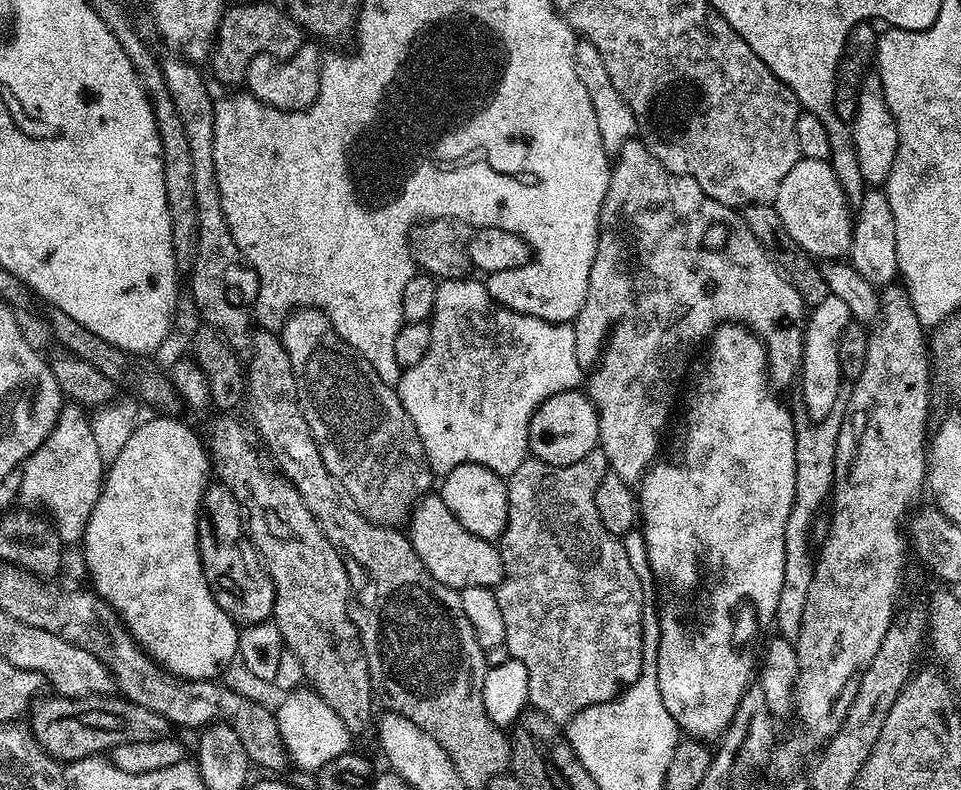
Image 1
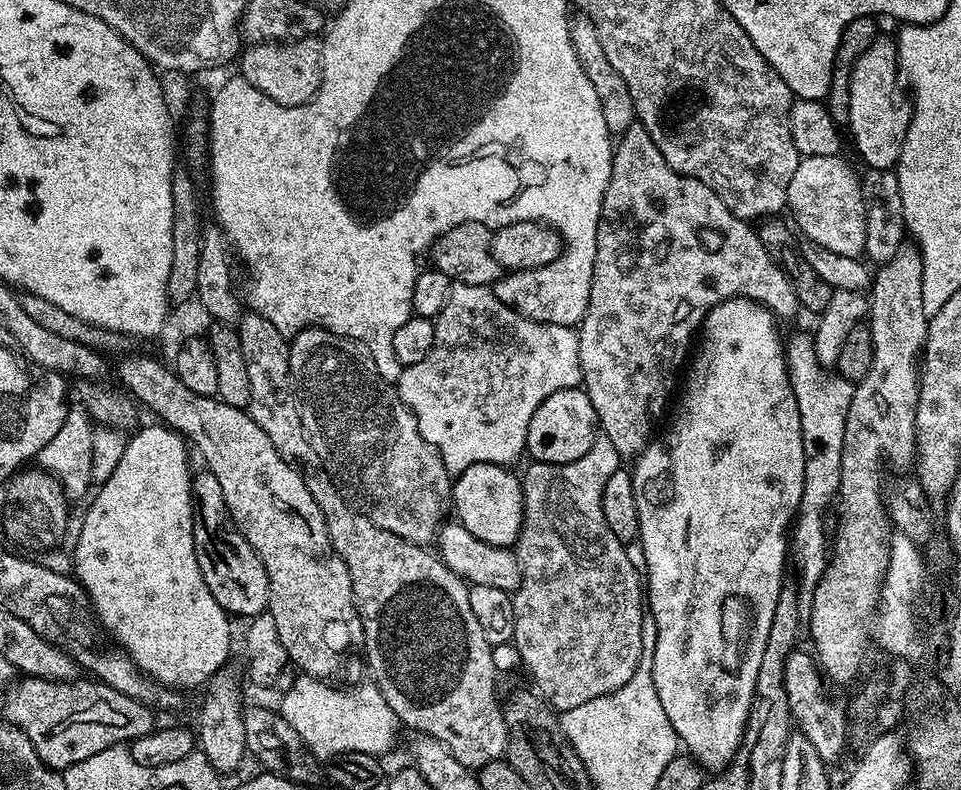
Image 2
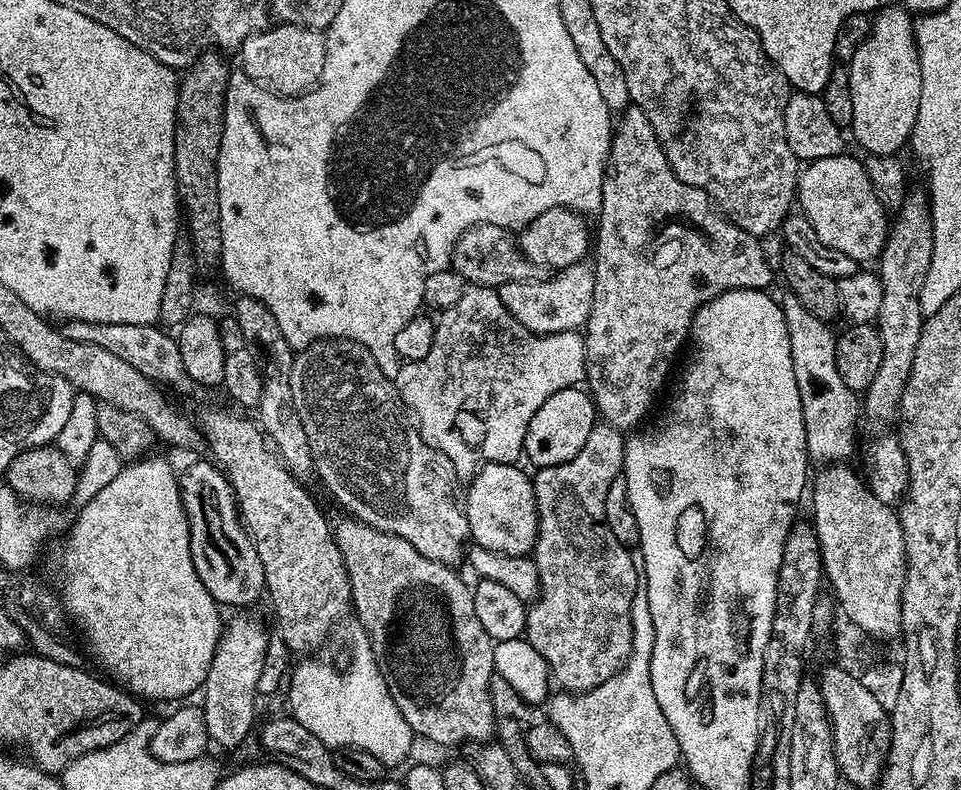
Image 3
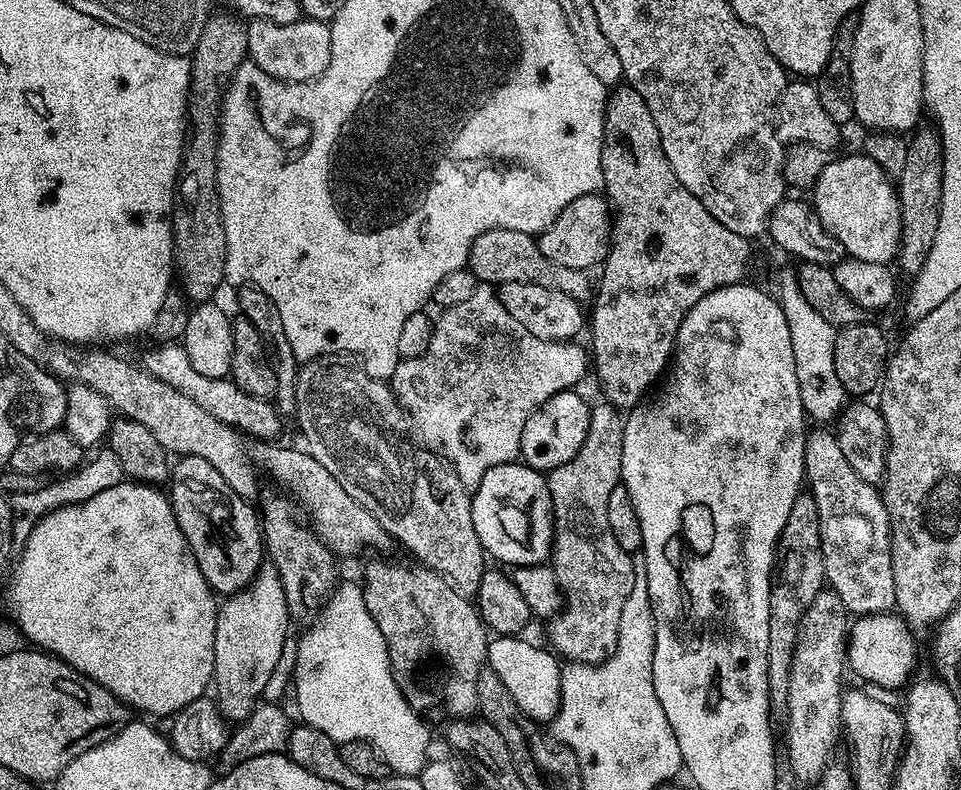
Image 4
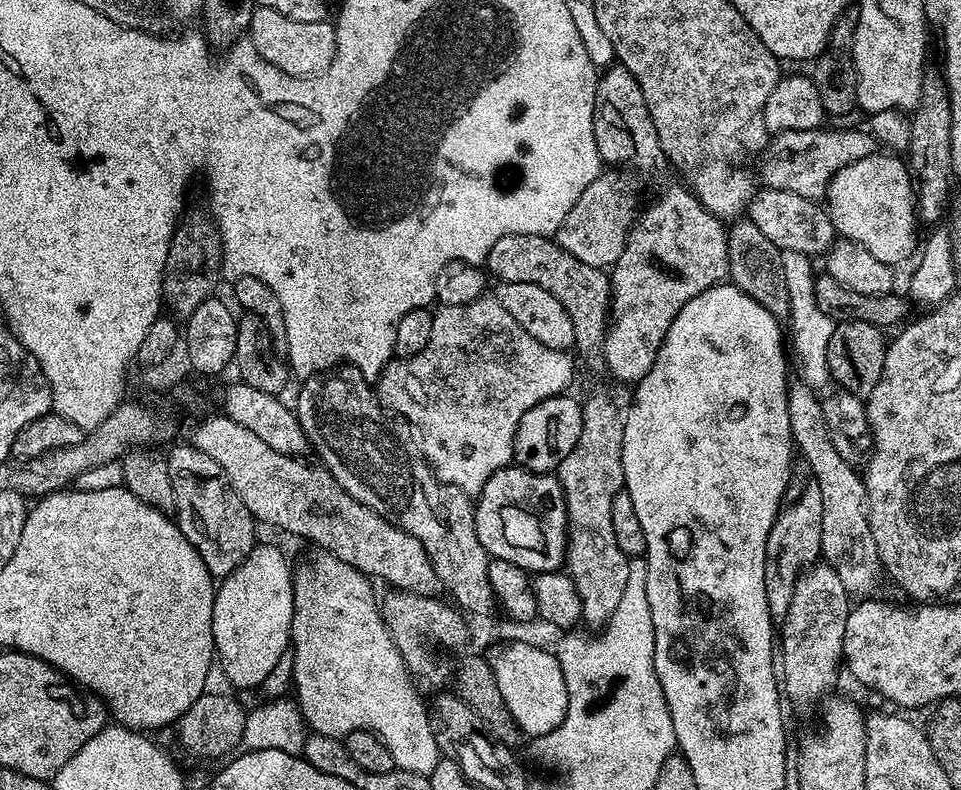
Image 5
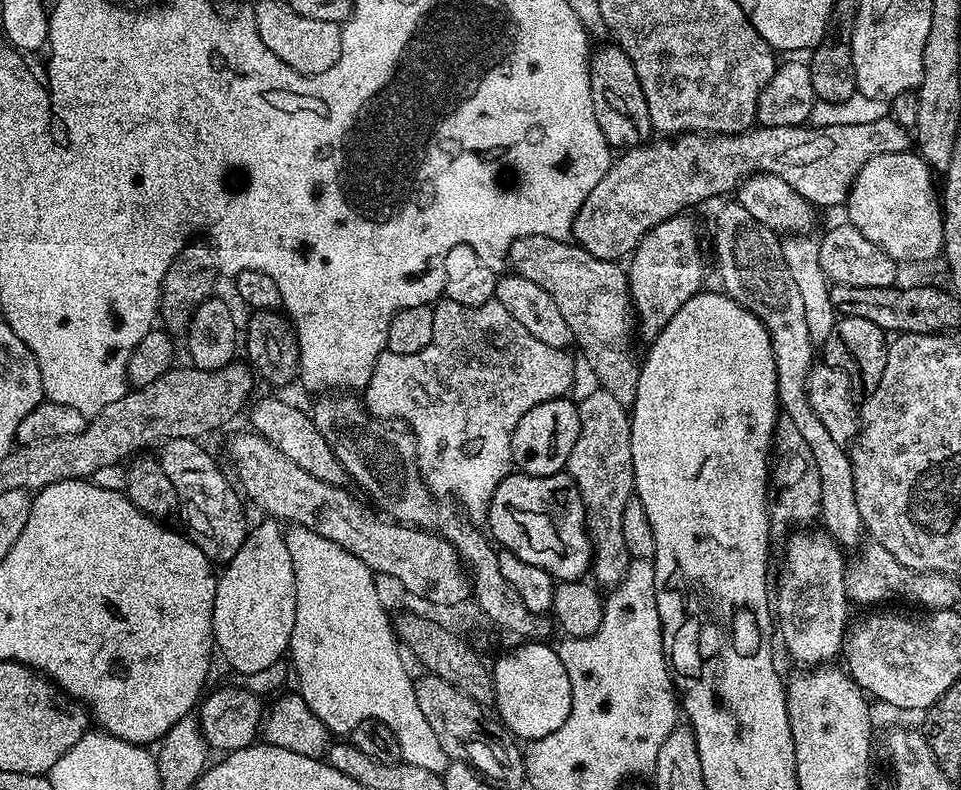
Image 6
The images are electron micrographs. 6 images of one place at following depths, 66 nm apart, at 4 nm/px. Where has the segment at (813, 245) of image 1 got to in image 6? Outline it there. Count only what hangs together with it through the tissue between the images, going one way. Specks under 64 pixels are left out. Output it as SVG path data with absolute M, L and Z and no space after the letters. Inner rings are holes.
M915 151L870 158L848 191L847 223L866 234L894 261L937 259L944 246L944 210L938 199L937 181L935 184L932 179L932 169Z

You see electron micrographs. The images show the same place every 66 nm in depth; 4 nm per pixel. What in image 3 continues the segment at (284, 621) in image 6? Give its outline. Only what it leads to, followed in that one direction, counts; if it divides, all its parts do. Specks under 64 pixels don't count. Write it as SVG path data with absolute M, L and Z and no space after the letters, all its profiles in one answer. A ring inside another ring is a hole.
M236 620L223 629L214 662L204 679L202 707L209 741L220 748L234 750L253 735L252 723L256 720L258 678L263 673L268 656L270 636L256 620Z

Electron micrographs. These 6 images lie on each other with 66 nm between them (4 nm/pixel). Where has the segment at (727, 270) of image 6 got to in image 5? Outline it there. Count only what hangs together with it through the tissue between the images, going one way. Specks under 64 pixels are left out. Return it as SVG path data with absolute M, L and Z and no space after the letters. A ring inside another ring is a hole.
M740 218L727 229L728 234L728 280L736 285L738 290L750 294L754 302L766 306L770 314L778 318L788 316L790 306L790 290L786 286L786 270L782 266L784 253L754 222L747 218ZM803 382L788 386L790 428L795 447L802 455L803 463L810 466L818 486L822 490L822 542L823 559L842 578L842 586L849 597L868 598L880 584L882 565L878 546L874 542L872 527L868 524L868 495L861 473L838 454L834 442L830 442L830 430L826 430L826 418L822 414L822 400Z

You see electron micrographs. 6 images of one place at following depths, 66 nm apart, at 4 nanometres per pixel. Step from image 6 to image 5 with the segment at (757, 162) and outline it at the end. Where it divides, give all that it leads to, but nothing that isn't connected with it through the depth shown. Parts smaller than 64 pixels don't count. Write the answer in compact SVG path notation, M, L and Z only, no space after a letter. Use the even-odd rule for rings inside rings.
M825 127L814 130L786 130L777 132L768 141L768 147L759 161L764 171L763 183L769 188L790 190L790 194L802 194L802 198L820 202L827 197L828 184L846 166L873 155L874 139L867 130L855 132L844 128L841 132L826 132ZM608 170L599 176L593 176L589 184L584 185L582 194L568 208L562 226L554 233L554 239L566 254L586 262L586 266L611 269L618 262L622 250L628 241L628 231L636 222L638 207L632 188L616 170Z

